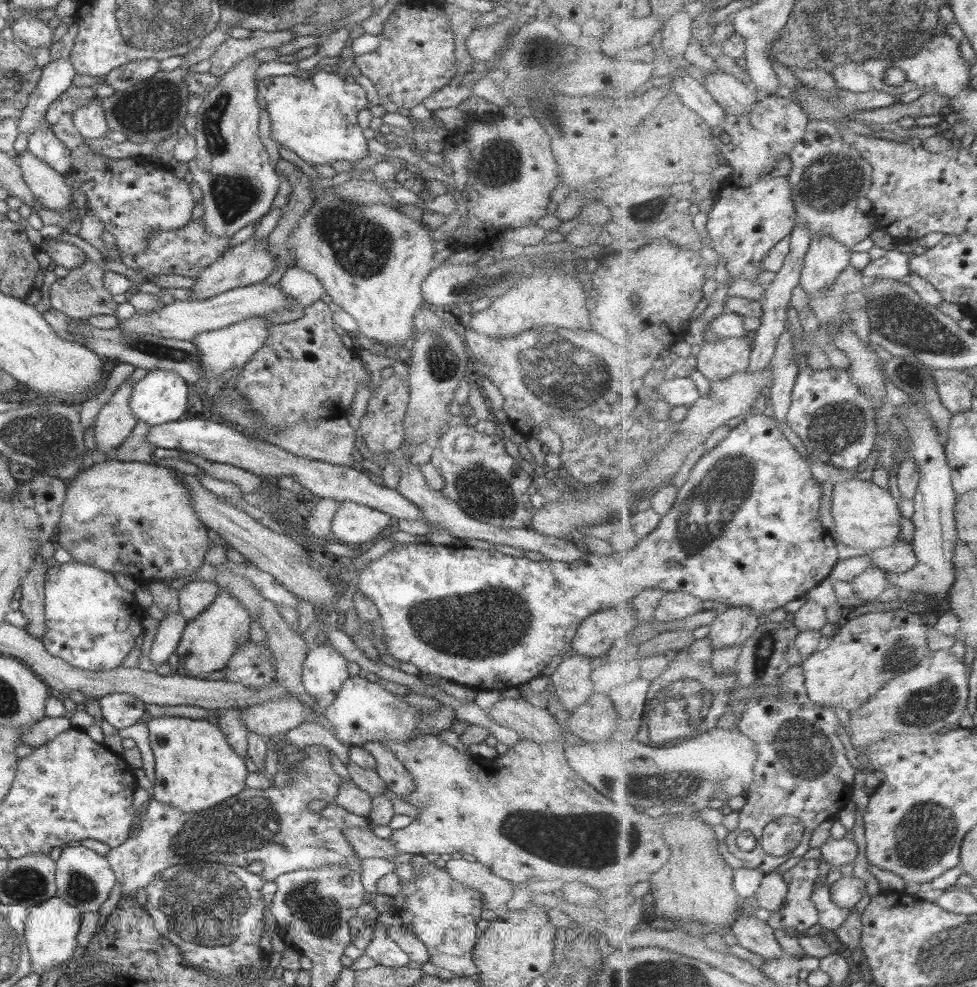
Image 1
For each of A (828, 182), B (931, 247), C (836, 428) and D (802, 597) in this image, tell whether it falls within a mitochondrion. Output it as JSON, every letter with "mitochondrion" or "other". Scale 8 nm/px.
{"A":"mitochondrion","B":"other","C":"mitochondrion","D":"other"}

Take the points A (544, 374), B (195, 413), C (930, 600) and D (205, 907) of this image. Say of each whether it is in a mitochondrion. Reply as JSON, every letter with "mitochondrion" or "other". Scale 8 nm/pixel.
{"A":"mitochondrion","B":"other","C":"other","D":"mitochondrion"}

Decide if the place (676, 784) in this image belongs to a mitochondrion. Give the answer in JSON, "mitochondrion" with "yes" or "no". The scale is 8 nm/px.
{"mitochondrion":"yes"}

